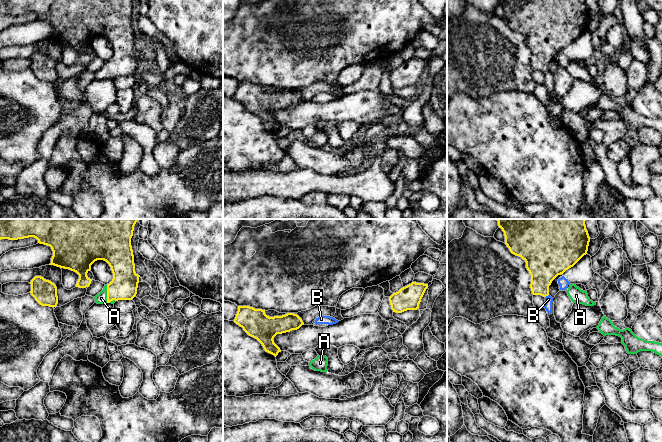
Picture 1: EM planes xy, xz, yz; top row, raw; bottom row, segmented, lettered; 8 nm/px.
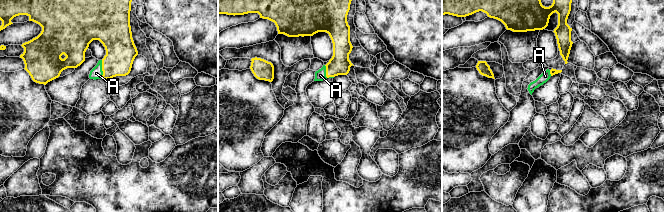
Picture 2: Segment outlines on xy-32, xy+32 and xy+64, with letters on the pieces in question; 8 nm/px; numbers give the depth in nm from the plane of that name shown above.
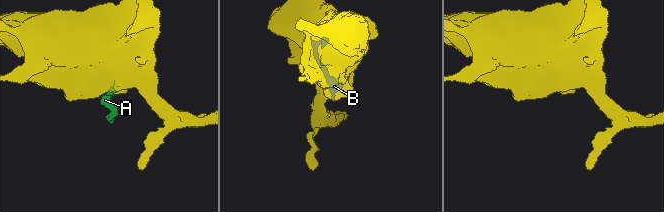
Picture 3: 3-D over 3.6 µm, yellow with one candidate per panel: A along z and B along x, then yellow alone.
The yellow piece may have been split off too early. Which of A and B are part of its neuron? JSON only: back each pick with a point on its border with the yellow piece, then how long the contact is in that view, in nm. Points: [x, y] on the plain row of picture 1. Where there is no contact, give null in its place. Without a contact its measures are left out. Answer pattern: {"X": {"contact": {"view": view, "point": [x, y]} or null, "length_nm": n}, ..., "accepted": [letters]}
{"A": {"contact": {"view": "xy", "point": [107, 70]}, "length_nm": 140}, "accepted": ["A"]}

